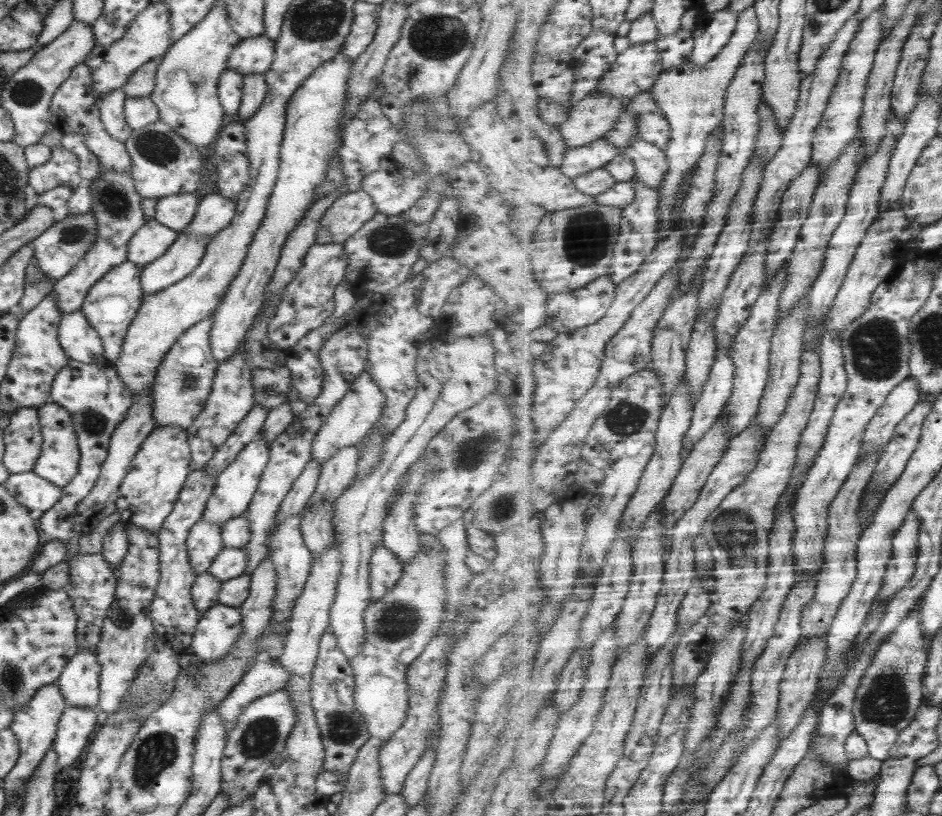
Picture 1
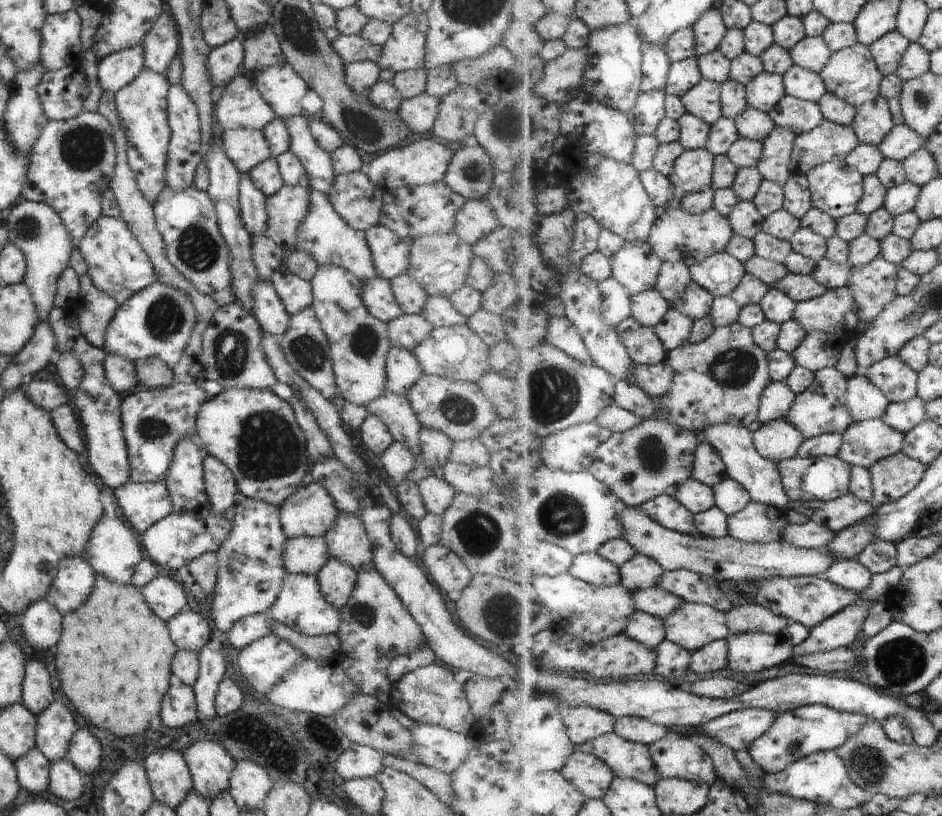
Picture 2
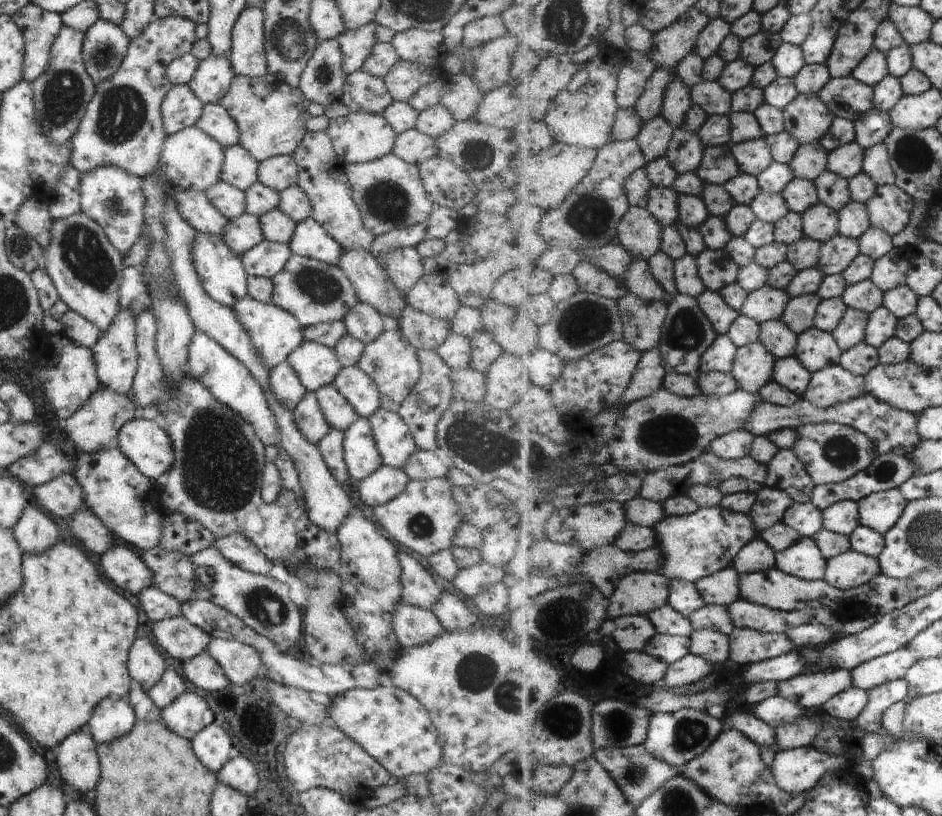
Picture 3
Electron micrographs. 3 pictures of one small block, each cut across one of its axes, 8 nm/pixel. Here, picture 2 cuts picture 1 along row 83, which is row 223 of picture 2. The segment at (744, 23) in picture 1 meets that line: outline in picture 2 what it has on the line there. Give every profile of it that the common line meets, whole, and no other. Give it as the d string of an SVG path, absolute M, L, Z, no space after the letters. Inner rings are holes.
M675 208L675 210L666 210L662 215L659 215L655 226L651 228L648 243L660 255L663 262L686 260L690 265L703 262L711 255L725 251L734 235L735 232L731 228L729 217L719 214L715 208L711 208L703 214L691 214L682 208Z

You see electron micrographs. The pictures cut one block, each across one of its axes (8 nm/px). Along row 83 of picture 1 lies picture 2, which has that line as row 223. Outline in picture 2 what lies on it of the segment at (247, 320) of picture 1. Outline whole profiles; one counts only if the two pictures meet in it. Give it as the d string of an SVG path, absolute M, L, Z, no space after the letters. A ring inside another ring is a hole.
M309 191L307 214L297 227L291 251L305 252L318 266L332 264L337 268L341 267L361 282L378 277L377 272L373 270L371 258L369 258L369 248L365 242L364 231L353 230L353 227L347 226L345 221L341 220L332 209L332 204L329 204L327 197L319 191Z

